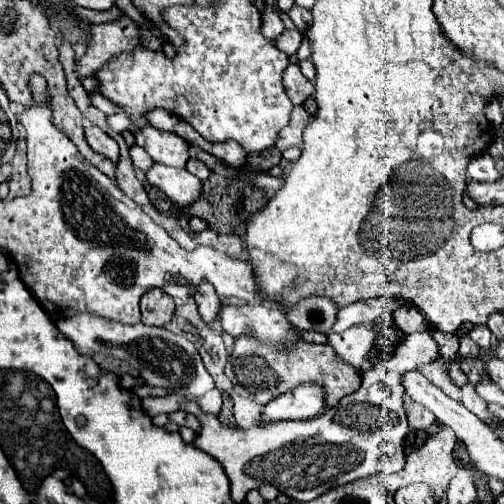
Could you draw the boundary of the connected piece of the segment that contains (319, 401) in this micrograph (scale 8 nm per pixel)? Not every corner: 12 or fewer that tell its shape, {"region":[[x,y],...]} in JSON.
{"region":[[299,384],[265,406],[263,420],[307,420],[325,408],[319,384]]}

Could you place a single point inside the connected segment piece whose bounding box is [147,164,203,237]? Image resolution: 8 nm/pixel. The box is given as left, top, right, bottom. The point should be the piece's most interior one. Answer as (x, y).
(181, 187)

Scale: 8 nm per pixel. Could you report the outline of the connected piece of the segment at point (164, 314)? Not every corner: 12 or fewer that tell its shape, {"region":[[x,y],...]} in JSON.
{"region":[[159,288],[141,296],[143,324],[167,326],[175,302]]}

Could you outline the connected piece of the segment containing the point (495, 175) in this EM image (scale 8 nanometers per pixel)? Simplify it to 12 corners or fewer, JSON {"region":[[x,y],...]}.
{"region":[[487,150],[471,158],[467,172],[477,182],[495,182],[499,172]]}

